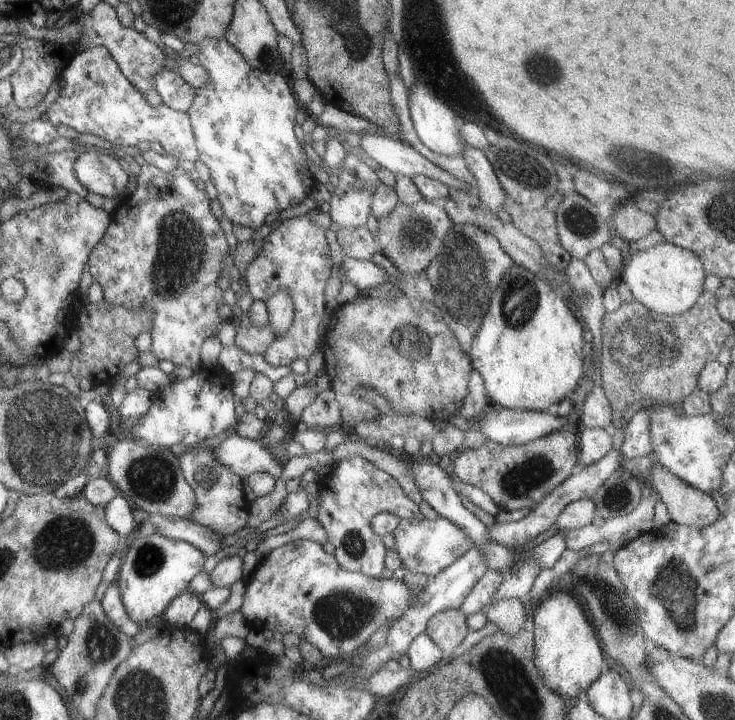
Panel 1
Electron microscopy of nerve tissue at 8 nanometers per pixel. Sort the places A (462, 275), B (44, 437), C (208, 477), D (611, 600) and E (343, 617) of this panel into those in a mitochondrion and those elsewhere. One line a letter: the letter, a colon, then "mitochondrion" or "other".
A: mitochondrion
B: mitochondrion
C: mitochondrion
D: mitochondrion
E: mitochondrion

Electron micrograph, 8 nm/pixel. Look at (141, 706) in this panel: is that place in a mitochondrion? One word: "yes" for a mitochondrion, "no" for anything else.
yes

